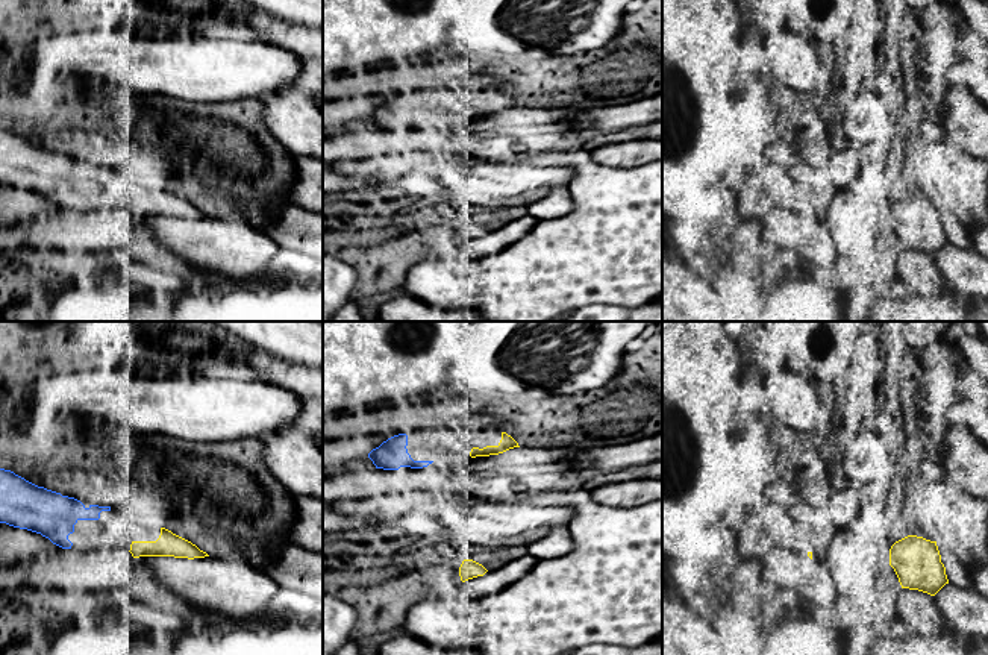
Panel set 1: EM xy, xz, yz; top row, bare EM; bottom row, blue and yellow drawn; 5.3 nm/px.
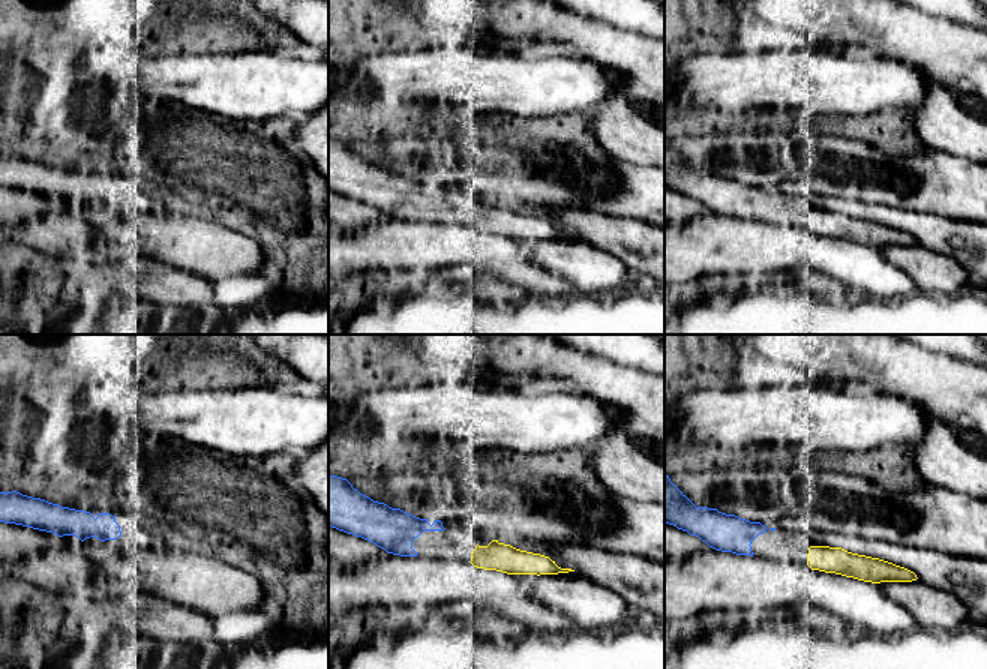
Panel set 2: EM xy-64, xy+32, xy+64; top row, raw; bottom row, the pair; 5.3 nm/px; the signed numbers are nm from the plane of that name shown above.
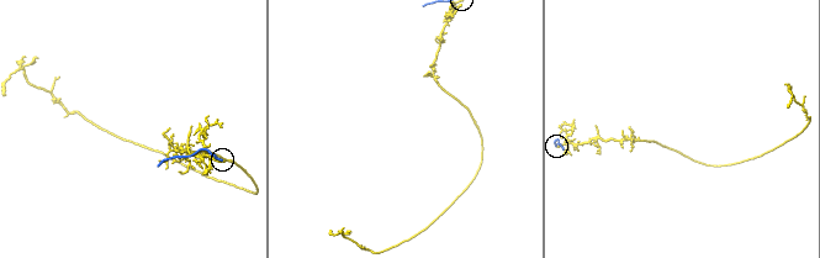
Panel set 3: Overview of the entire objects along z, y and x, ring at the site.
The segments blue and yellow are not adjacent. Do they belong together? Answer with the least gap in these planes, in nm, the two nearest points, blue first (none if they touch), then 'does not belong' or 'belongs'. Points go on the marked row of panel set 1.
200 nm | xz (432, 461), (470, 455) | belongs

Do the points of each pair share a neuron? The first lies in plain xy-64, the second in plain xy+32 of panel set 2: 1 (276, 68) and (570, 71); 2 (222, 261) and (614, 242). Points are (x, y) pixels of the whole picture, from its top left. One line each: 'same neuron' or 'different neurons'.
1: same neuron
2: different neurons

